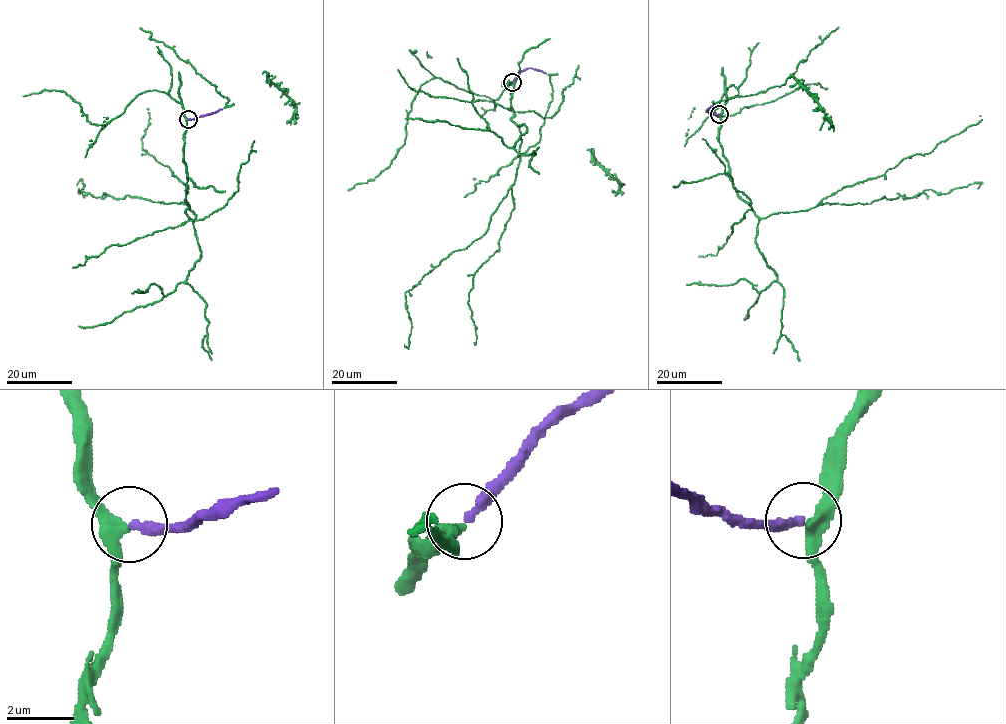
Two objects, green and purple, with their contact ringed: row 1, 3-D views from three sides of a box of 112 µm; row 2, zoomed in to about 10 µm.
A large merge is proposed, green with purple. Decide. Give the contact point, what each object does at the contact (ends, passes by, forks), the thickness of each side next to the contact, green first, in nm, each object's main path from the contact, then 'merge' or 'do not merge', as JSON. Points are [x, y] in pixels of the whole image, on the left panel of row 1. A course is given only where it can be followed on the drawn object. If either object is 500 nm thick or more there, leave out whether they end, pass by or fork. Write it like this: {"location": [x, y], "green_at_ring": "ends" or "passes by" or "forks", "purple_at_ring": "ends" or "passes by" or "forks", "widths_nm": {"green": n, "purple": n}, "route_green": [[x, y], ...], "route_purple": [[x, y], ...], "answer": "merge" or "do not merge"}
{"location": [188, 119], "green_at_ring": "passes by", "purple_at_ring": "ends", "widths_nm": {"green": 380, "purple": 280}, "route_green": [[188, 119], [186, 214], [195, 218], [182, 203], [127, 195], [101, 199], [79, 191], [82, 179], [77, 185]], "route_purple": [[188, 119], [222, 109]], "answer": "merge"}

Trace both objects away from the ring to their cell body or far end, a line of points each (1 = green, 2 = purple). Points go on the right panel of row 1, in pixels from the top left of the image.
1: (720, 115), (733, 188), (760, 218), (977, 188)
2: (720, 115), (706, 111), (712, 106)

